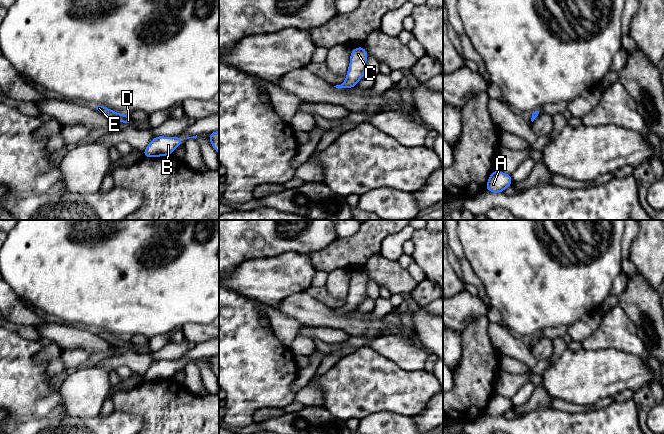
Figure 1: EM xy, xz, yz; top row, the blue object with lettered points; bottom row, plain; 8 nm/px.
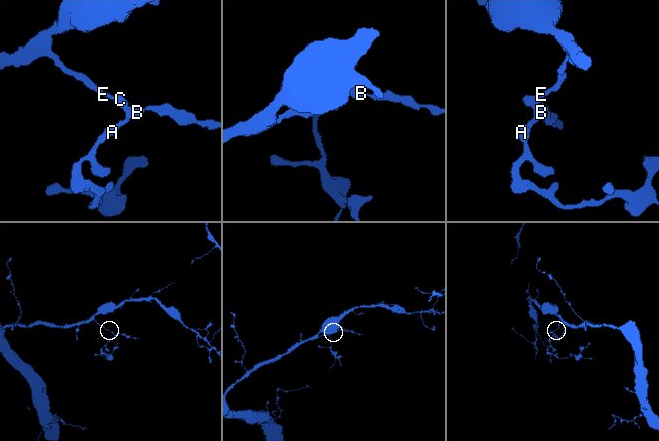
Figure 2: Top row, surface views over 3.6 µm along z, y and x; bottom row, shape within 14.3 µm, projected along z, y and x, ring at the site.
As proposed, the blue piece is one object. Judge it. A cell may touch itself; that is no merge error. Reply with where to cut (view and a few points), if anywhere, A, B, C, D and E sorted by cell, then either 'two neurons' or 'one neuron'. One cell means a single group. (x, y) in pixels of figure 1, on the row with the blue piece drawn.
no cut; A B C D E; one neuron

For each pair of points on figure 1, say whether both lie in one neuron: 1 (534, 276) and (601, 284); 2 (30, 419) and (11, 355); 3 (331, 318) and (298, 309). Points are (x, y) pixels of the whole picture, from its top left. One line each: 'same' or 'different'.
1: same
2: same
3: same

